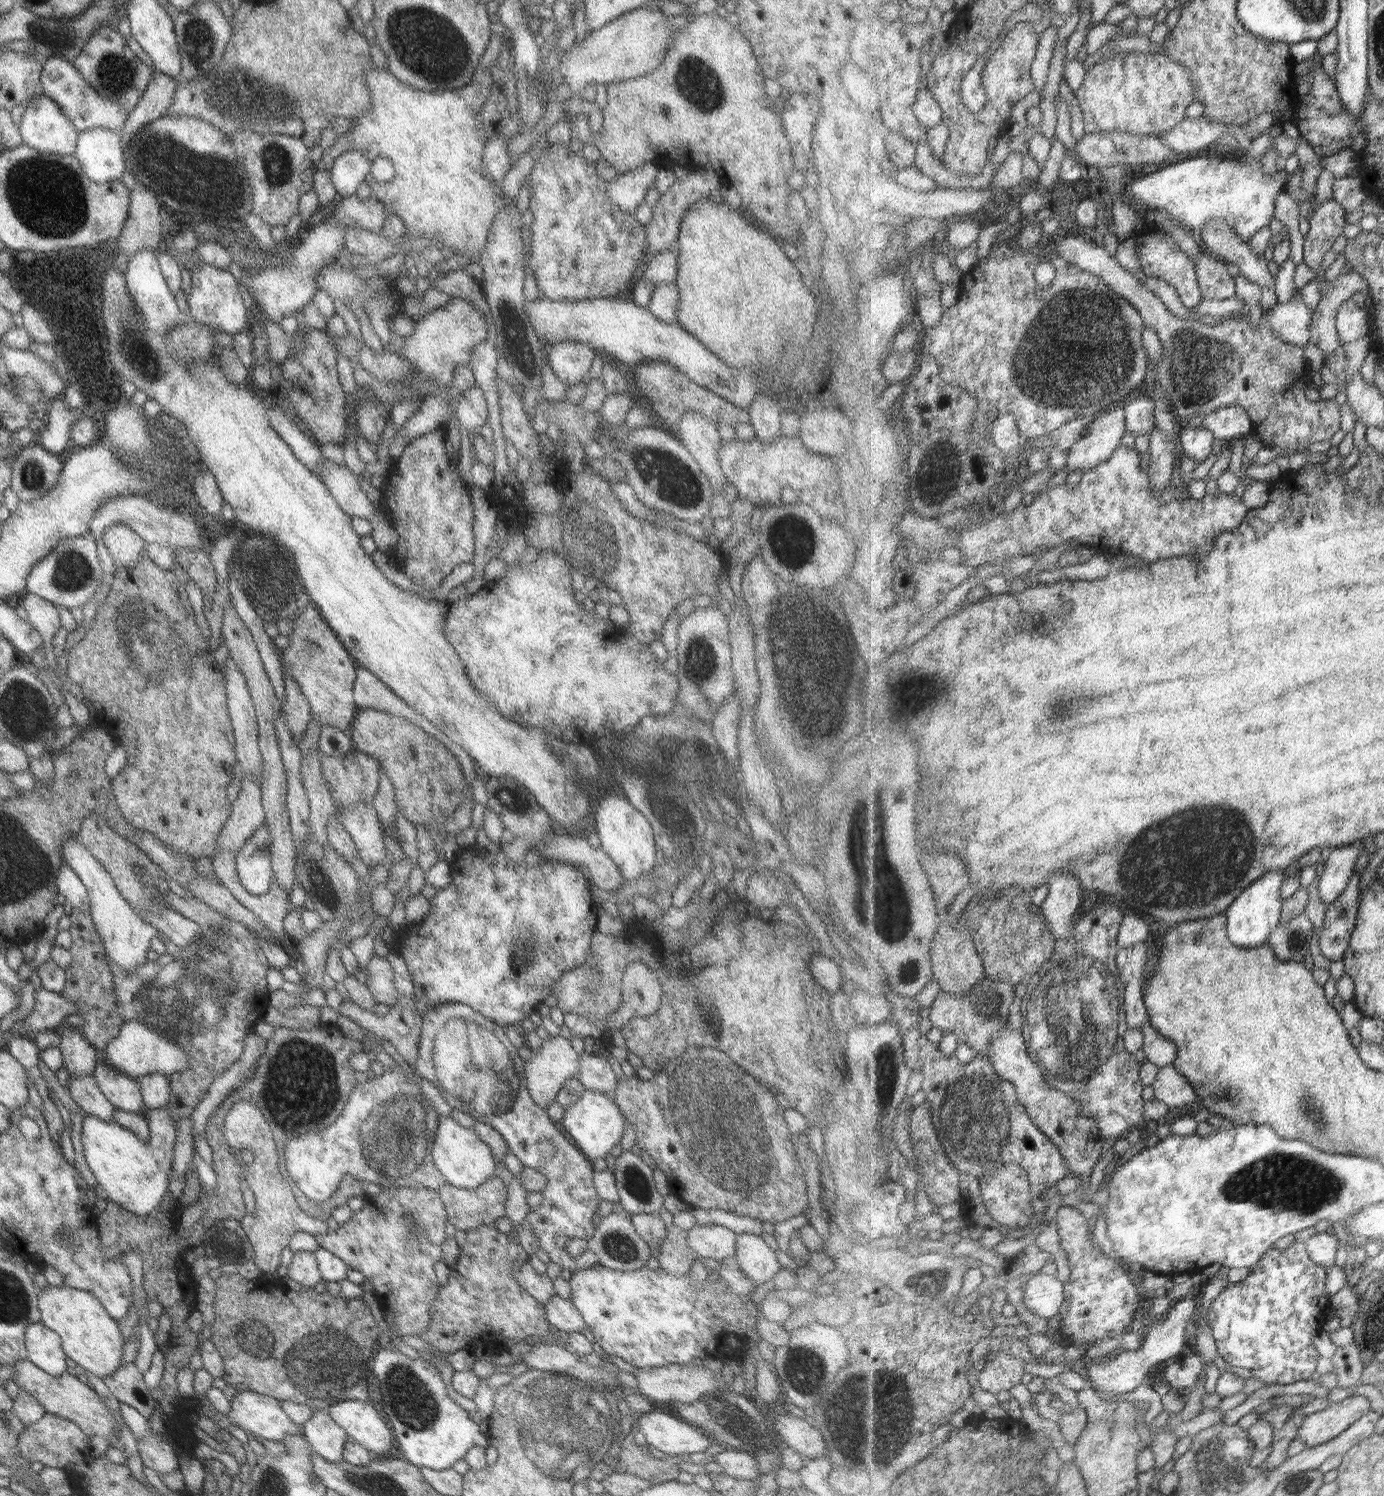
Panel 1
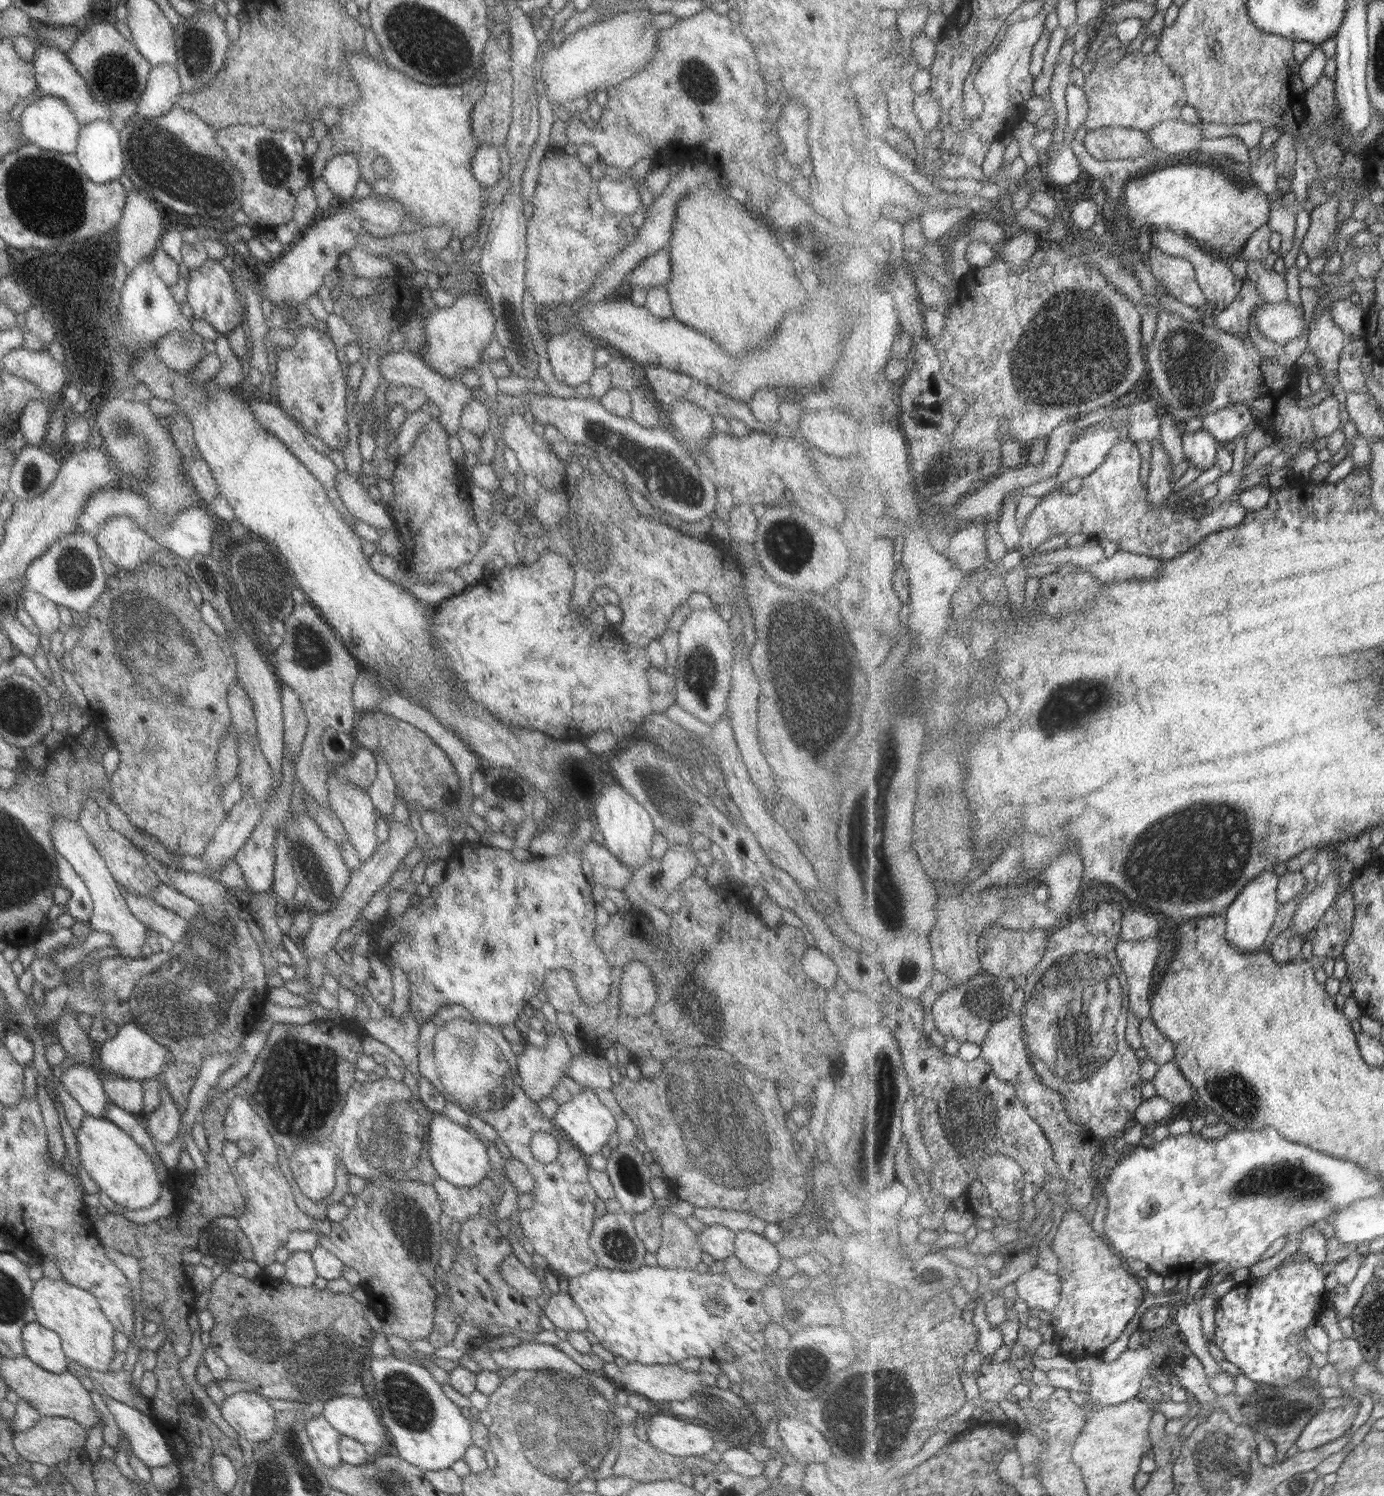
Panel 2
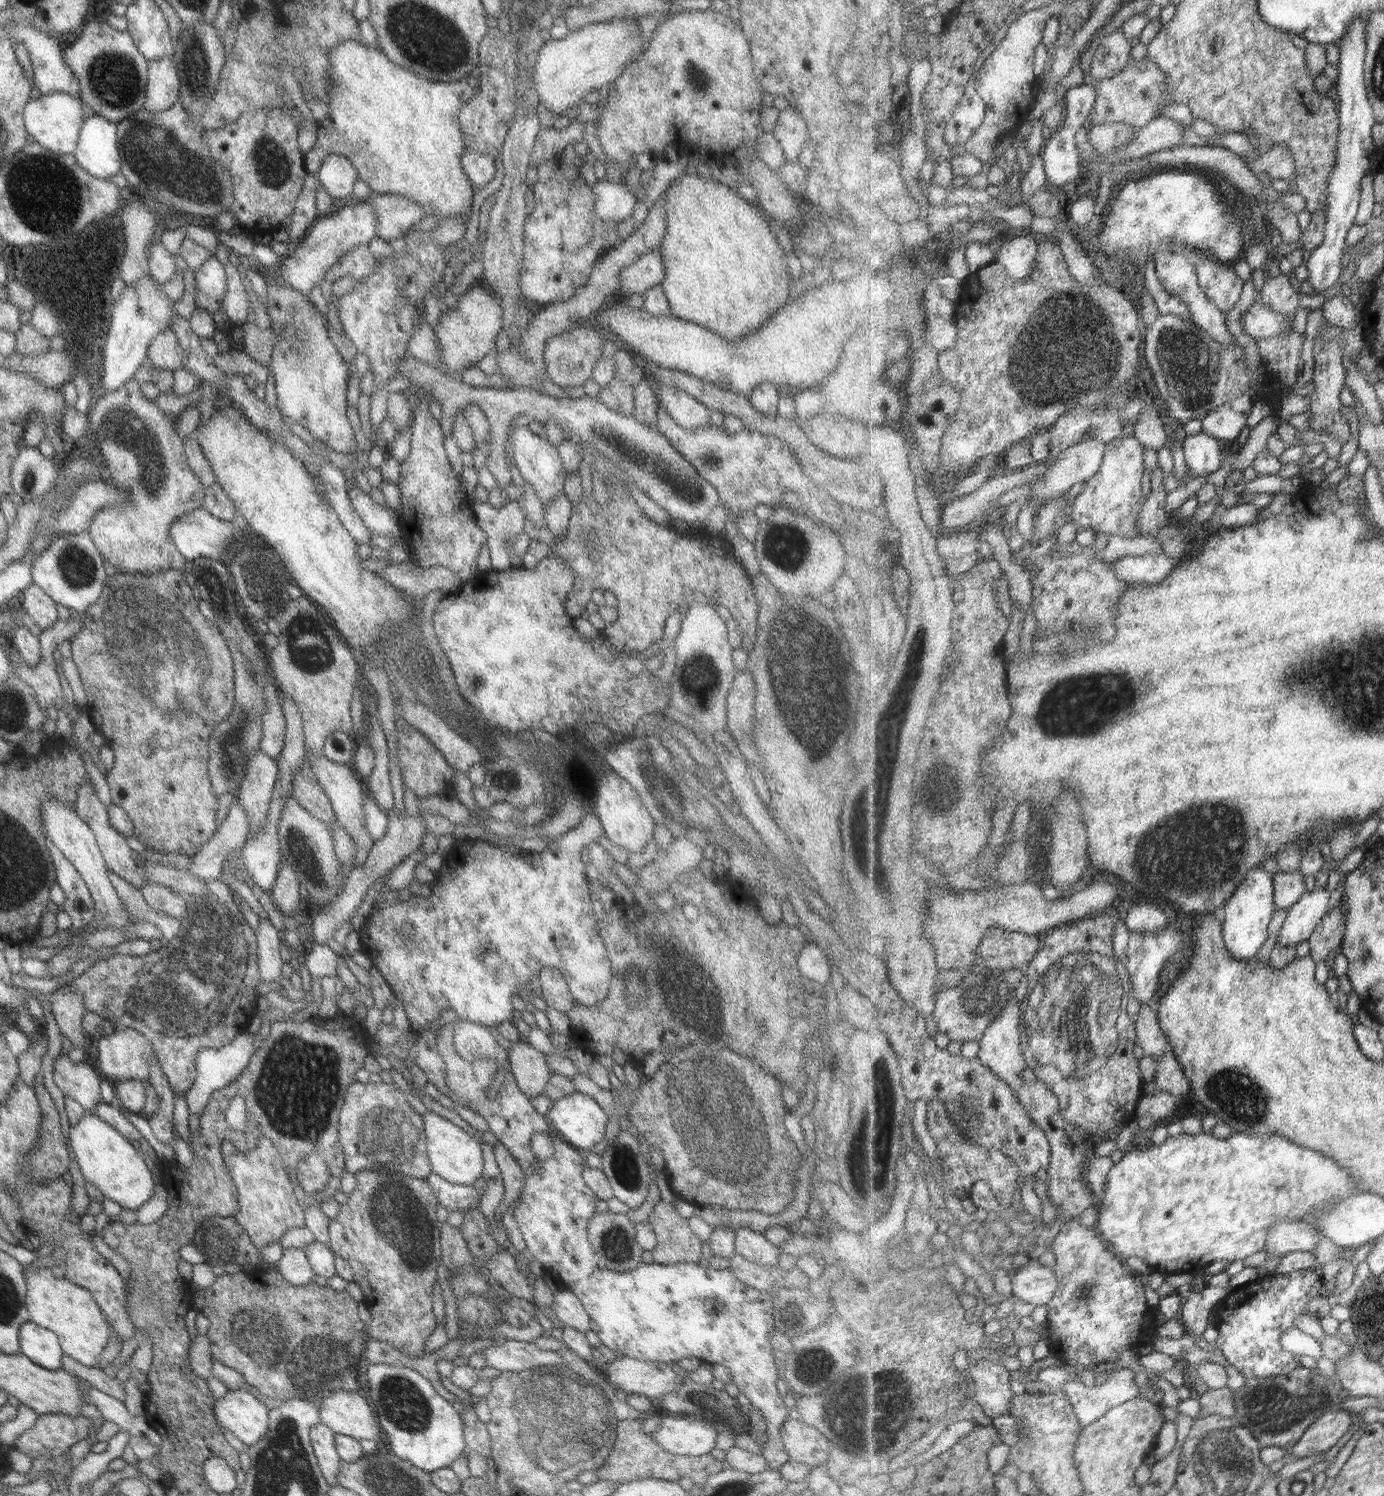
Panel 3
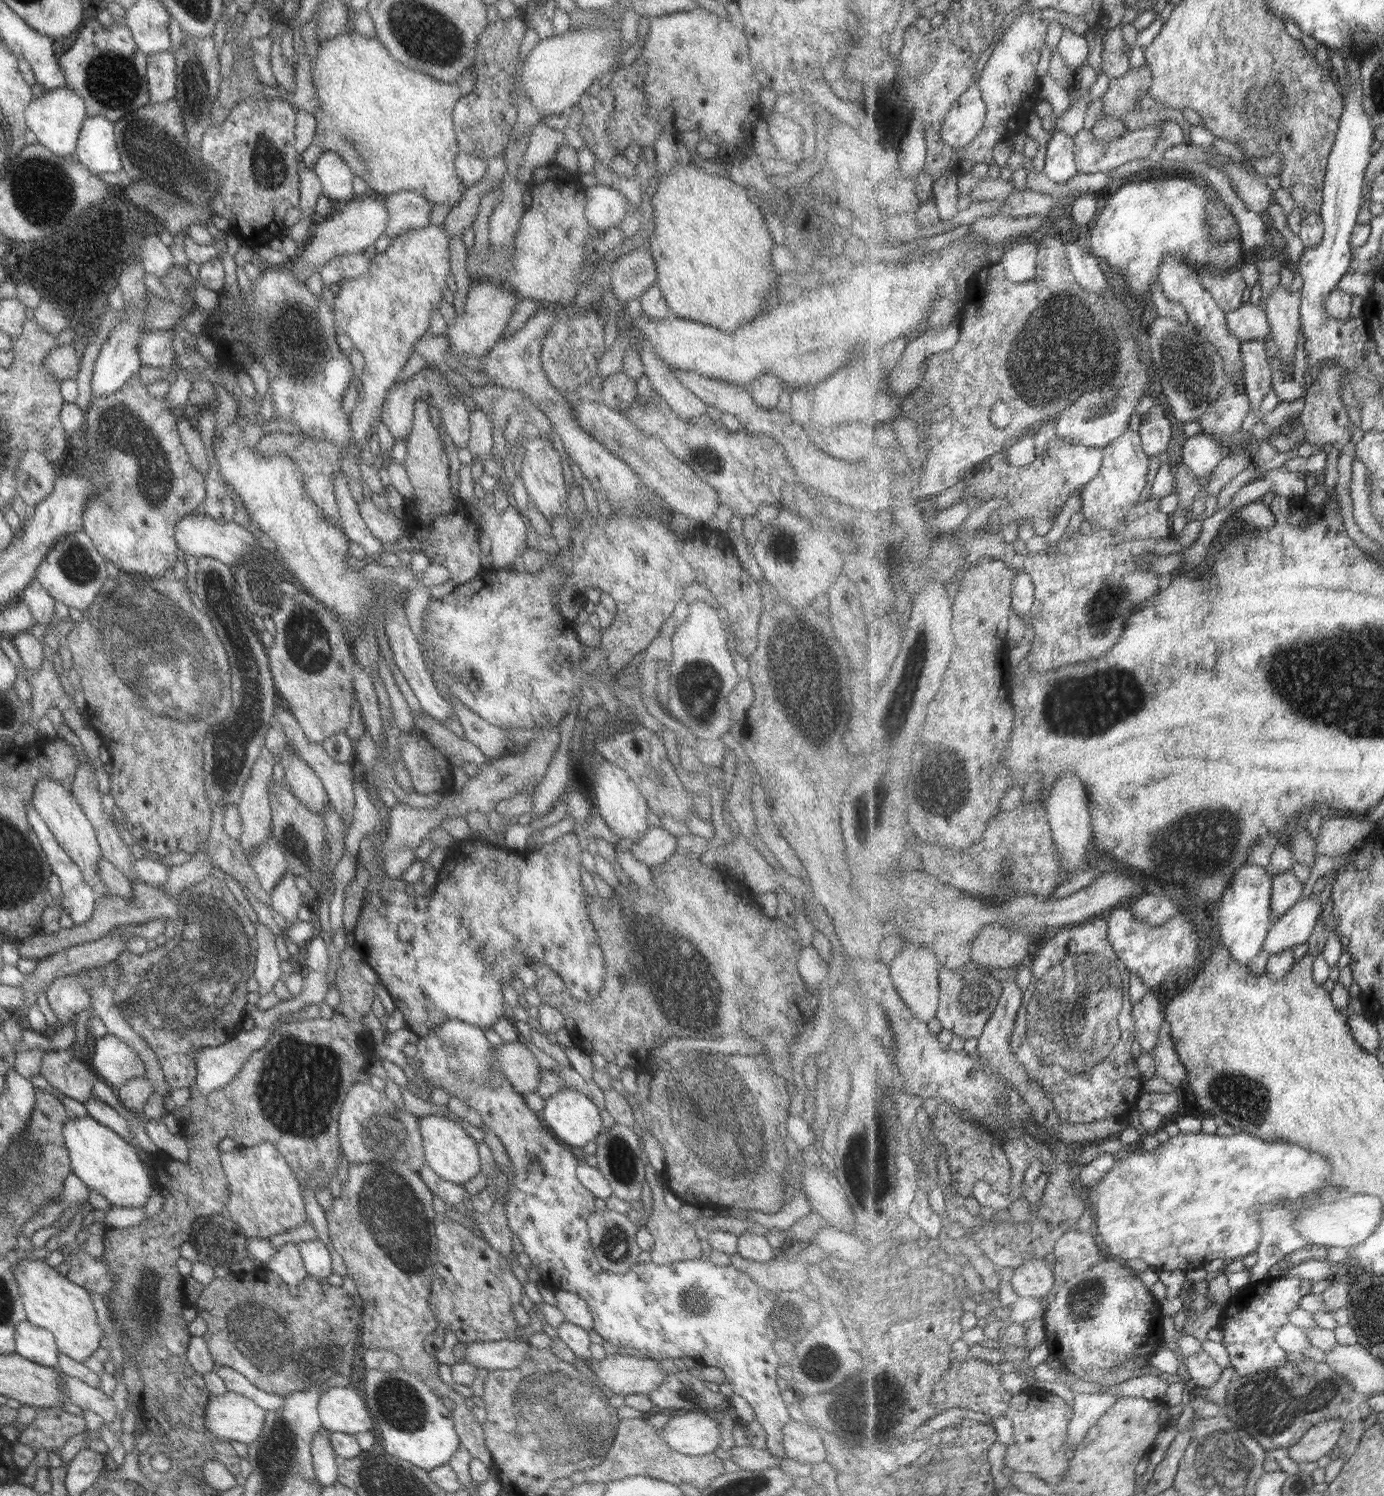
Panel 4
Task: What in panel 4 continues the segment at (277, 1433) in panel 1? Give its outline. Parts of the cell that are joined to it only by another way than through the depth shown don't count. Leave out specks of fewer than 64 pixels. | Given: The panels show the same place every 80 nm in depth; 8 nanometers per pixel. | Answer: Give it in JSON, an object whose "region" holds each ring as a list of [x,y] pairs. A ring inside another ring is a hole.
{"region":[[[225,1392],[220,1396],[210,1396],[207,1399],[205,1413],[203,1413],[203,1424],[205,1424],[205,1430],[209,1434],[213,1434],[213,1438],[219,1438],[225,1442],[233,1440],[247,1446],[261,1433],[265,1414],[266,1412],[257,1408],[249,1398]]]}

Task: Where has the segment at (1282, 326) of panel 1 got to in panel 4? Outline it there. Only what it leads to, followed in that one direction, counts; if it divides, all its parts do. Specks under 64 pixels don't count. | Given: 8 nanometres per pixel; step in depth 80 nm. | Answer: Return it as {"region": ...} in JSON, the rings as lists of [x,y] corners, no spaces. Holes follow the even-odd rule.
{"region":[[[1243,304],[1237,310],[1227,313],[1227,326],[1241,342],[1256,340],[1261,343],[1272,334],[1273,328],[1267,313],[1265,306]]]}

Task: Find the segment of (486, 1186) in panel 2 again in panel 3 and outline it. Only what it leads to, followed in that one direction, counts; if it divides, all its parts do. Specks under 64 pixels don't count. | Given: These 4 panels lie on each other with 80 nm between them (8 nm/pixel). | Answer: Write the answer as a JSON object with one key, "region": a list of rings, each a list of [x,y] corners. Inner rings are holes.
{"region":[[[431,1173],[425,1182],[429,1185],[431,1192],[435,1195],[439,1206],[443,1206],[446,1212],[455,1212],[477,1209],[483,1189],[470,1186],[453,1185],[436,1174]]]}

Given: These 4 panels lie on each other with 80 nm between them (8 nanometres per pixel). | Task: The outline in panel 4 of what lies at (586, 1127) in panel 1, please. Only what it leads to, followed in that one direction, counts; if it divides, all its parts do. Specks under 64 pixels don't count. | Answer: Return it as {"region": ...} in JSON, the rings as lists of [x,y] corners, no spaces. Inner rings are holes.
{"region":[[[562,1088],[559,1092],[554,1092],[547,1097],[544,1102],[543,1110],[538,1114],[539,1119],[561,1142],[575,1148],[582,1148],[587,1142],[595,1141],[602,1131],[599,1109],[583,1093]]]}

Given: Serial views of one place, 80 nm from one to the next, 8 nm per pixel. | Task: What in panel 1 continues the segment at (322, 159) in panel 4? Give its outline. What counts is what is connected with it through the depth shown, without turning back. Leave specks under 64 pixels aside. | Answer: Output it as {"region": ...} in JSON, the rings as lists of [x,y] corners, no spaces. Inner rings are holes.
{"region":[[[359,151],[341,153],[328,170],[334,189],[341,197],[354,194],[360,182],[369,174],[371,161]]]}

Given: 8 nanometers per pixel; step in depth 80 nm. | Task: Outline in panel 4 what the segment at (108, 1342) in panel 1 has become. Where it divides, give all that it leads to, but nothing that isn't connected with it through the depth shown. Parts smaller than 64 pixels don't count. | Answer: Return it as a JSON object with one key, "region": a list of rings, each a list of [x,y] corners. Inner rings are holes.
{"region":[[[43,1258],[22,1261],[13,1259],[12,1273],[19,1289],[25,1321],[49,1331],[59,1353],[75,1362],[89,1361],[91,1352],[95,1352],[104,1340],[91,1305],[89,1291],[57,1273],[56,1268],[49,1267],[43,1262]]]}

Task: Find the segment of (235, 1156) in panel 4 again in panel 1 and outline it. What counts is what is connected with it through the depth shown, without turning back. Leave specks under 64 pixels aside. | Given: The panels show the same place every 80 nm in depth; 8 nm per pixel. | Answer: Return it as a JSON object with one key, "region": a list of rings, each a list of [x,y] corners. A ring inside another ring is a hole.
{"region":[[[238,1099],[226,1111],[222,1125],[224,1142],[228,1149],[251,1152],[251,1164],[244,1164],[242,1175],[244,1183],[253,1193],[255,1209],[240,1221],[240,1228],[250,1242],[252,1259],[260,1272],[259,1276],[272,1278],[280,1266],[280,1252],[288,1246],[294,1232],[316,1235],[329,1230],[325,1221],[305,1214],[296,1203],[294,1190],[290,1188],[287,1177],[278,1171],[278,1148],[272,1139],[269,1123],[254,1104]]]}

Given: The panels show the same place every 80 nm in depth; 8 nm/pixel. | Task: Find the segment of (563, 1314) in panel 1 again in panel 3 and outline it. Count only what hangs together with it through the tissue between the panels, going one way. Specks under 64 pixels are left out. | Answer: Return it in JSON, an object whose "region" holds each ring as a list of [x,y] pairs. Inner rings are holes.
{"region":[[[569,1288],[559,1289],[556,1293],[552,1293],[552,1297],[549,1310],[557,1318],[559,1326],[573,1328],[583,1333],[590,1330],[588,1314]]]}

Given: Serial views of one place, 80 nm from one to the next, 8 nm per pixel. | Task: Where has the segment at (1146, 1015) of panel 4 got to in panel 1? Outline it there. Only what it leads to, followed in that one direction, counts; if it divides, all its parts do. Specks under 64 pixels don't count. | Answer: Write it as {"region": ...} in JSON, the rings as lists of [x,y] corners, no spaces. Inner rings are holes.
{"region":[[[1151,1022],[1141,1027],[1144,1035],[1144,1054],[1148,1061],[1161,1069],[1174,1064],[1178,1057],[1178,1046],[1171,1039],[1162,1036]]]}

